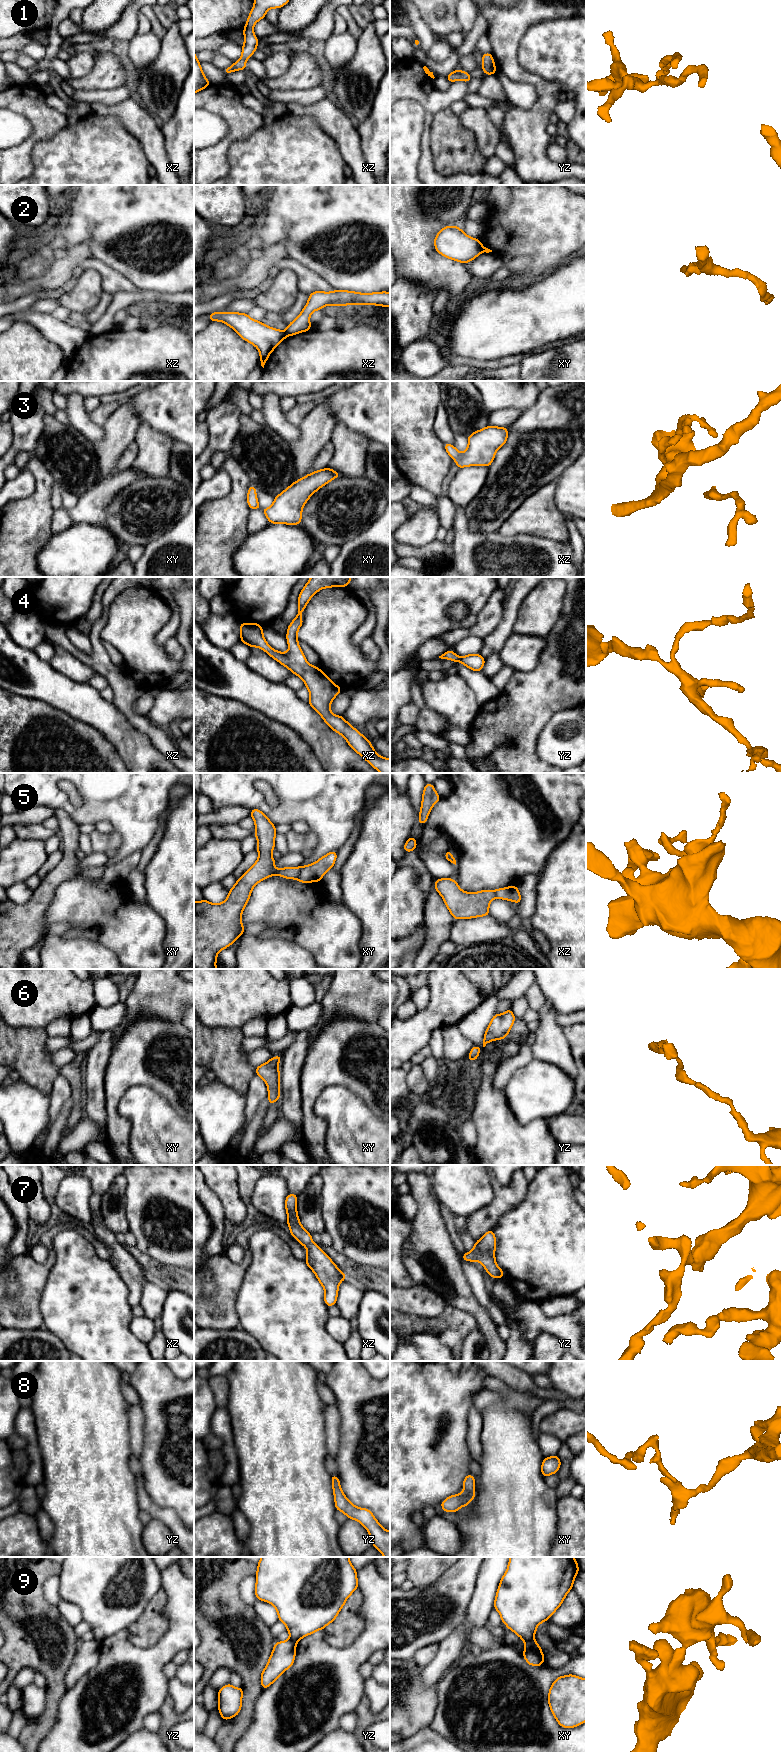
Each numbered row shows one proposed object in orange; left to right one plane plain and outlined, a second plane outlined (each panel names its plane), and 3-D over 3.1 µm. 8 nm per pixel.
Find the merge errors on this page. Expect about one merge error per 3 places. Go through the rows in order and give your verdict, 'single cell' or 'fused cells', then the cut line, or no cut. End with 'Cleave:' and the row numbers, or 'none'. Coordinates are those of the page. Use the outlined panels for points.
1: single cell; no cut
2: fused cells; cut in xz along (284, 331), (286, 335)
3: single cell; no cut
4: single cell; no cut
5: fused cells; cut in xy along (301, 867), (300, 873), (296, 878)
6: single cell; no cut
7: single cell; no cut
8: single cell; no cut
9: fused cells; cut in xy along (533, 1639), (525, 1643)
Cleave: 2, 5, 9

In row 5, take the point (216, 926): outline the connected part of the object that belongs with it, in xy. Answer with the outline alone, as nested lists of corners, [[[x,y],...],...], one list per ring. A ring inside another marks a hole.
[[[251,809],[250,816],[255,821],[254,835],[258,840],[257,861],[237,880],[222,903],[194,901],[195,969],[217,969],[217,954],[243,934],[241,915],[256,884],[273,875],[297,879],[300,874],[301,867],[274,867],[275,825],[261,810]]]

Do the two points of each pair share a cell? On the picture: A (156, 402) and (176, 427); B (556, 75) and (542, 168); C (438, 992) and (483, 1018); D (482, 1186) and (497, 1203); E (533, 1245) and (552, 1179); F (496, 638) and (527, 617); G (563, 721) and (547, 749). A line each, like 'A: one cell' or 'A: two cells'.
A: one cell
B: two cells
C: two cells
D: two cells
E: one cell
F: two cells
G: one cell

